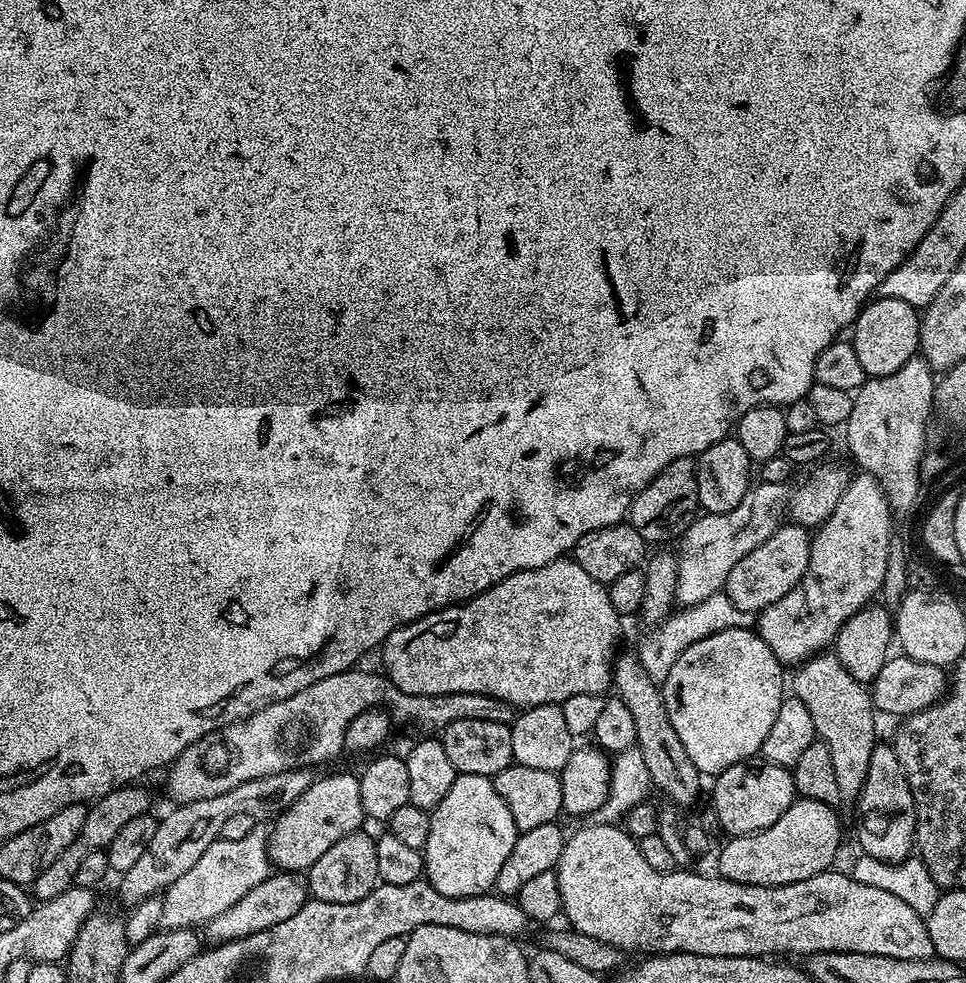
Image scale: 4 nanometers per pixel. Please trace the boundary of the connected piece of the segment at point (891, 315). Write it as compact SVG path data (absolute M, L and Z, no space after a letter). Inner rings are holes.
M880 296L861 308L856 315L856 322L850 329L850 342L854 346L854 354L858 354L858 362L862 362L865 377L894 374L914 355L920 346L921 313L898 298Z

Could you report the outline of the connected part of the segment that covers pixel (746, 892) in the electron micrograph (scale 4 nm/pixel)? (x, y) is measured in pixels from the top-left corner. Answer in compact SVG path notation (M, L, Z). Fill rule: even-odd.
M589 823L588 828L580 828L573 836L569 835L564 842L564 849L560 855L560 860L556 864L554 869L556 877L558 878L558 886L562 890L562 912L566 917L568 915L567 923L571 925L575 931L582 934L590 934L590 938L598 938L598 942L606 942L610 946L619 948L625 953L631 954L631 952L644 952L640 954L667 954L669 952L689 952L690 954L706 954L707 956L759 956L761 958L780 958L783 952L789 952L792 956L801 956L801 958L807 958L818 954L819 952L853 952L854 954L878 954L879 956L885 956L886 958L902 958L903 960L926 960L933 955L932 943L930 942L930 934L928 933L928 926L925 917L919 916L914 910L902 901L902 899L896 897L894 894L890 894L889 890L880 890L876 886L868 886L863 882L856 881L851 874L847 871L836 872L837 870L829 870L826 872L819 872L814 874L814 878L806 878L802 882L790 882L786 886L750 886L749 884L743 884L742 882L734 882L733 880L725 880L723 876L719 874L713 874L713 876L699 876L696 872L688 872L692 870L673 870L670 872L659 872L654 870L654 866L650 866L646 863L646 858L642 858L642 850L639 843L633 840L623 827L616 824L593 824Z

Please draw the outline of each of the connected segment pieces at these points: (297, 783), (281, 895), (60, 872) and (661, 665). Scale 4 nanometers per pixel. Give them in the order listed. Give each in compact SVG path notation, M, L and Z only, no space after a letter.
M296 768L293 772L283 772L282 774L268 774L266 778L250 778L250 782L242 782L242 786L234 786L234 790L226 790L226 794L218 794L214 798L198 798L198 802L177 803L173 812L168 812L163 817L159 817L154 838L150 842L150 847L138 858L135 866L130 866L119 877L120 880L120 900L127 906L135 906L151 896L160 896L202 854L214 841L220 839L222 825L226 818L233 814L250 814L257 818L269 816L275 818L280 813L286 811L310 786L318 779L317 773L310 768Z
M276 870L258 886L254 886L250 894L246 894L241 901L230 906L230 910L218 914L218 918L203 925L202 933L204 932L205 938L213 945L258 934L262 930L270 930L270 926L278 926L278 922L286 922L286 918L290 918L293 914L298 914L298 910L302 910L302 906L309 899L308 877L305 873Z
M140 786L119 788L106 794L101 800L91 801L86 814L86 823L82 826L82 831L78 833L78 838L74 838L74 842L70 842L70 846L66 846L66 850L62 850L62 854L58 854L58 858L54 858L53 864L46 866L46 870L42 870L42 874L38 874L36 881L30 885L31 895L37 901L43 902L50 898L58 898L58 894L66 894L66 890L73 888L76 883L78 866L82 866L82 858L86 858L86 854L108 849L110 842L114 842L114 837L133 818L145 815L151 809L148 807L151 806L152 800L148 797L147 790L136 787Z
M721 590L710 594L710 598L702 598L702 602L694 602L694 606L673 611L667 620L648 630L641 638L640 645L634 649L634 655L652 680L663 682L670 674L670 666L674 666L674 662L678 662L678 658L682 658L682 654L694 646L694 642L702 642L702 638L710 638L710 634L718 634L722 630L752 628L753 624L753 613L738 610L738 606L734 606L734 602L730 602L730 598Z

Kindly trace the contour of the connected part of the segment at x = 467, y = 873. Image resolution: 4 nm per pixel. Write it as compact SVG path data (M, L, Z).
M478 774L457 775L454 786L450 786L446 798L431 809L429 836L422 849L424 858L424 876L428 884L438 890L438 894L446 894L448 898L470 898L491 893L496 887L496 879L502 870L502 862L510 858L510 850L514 850L514 842L518 835L514 817L506 807L506 802L494 790L491 779Z

